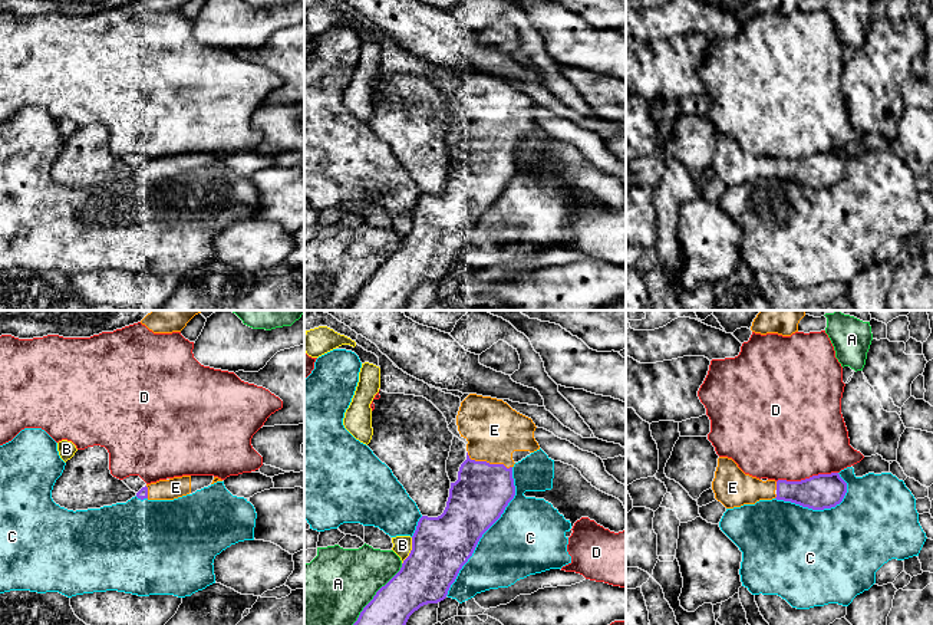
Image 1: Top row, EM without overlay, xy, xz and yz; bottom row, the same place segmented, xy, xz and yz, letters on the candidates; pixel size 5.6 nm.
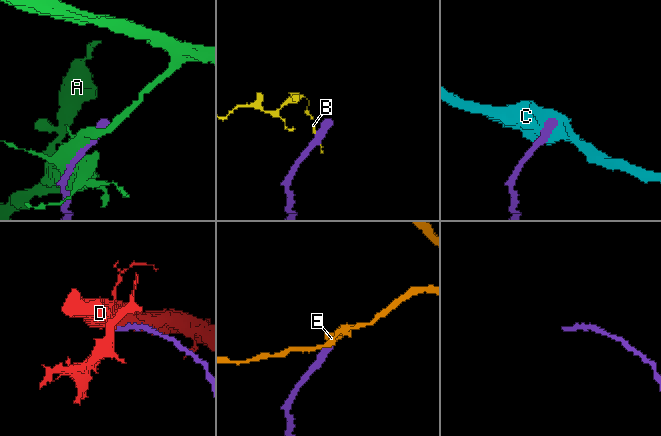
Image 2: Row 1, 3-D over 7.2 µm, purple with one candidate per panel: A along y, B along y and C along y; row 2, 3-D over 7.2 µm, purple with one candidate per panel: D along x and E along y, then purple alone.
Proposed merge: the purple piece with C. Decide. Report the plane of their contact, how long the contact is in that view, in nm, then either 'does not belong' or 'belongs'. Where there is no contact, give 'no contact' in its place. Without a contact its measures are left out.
contact in xz; length 800 nm; does not belong

